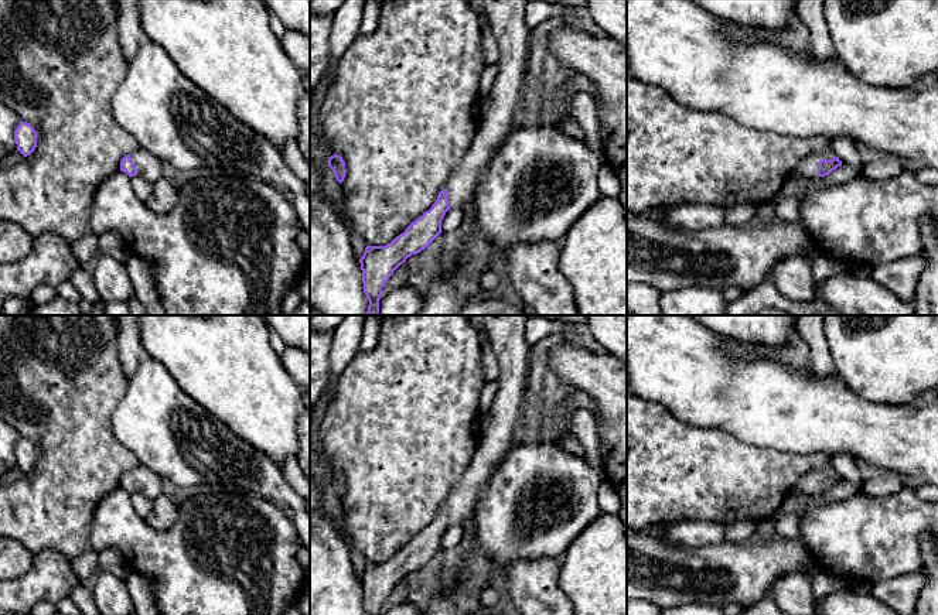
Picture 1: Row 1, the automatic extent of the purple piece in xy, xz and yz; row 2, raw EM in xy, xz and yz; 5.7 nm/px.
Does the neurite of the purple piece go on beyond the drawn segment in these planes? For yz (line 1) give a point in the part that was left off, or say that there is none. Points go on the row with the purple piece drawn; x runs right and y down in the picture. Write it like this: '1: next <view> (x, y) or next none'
1: next yz (807, 168)

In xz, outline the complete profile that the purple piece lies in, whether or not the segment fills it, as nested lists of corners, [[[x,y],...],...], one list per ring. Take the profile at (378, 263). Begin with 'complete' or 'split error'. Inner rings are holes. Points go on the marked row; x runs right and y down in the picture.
split error; [[[482,0],[488,23],[499,47],[498,74],[491,89],[491,103],[481,110],[480,123],[474,140],[465,154],[461,157],[457,170],[439,192],[437,201],[412,222],[403,233],[396,236],[385,246],[366,246],[359,259],[362,270],[364,293],[369,301],[366,315],[379,315],[379,300],[382,287],[393,274],[393,271],[406,262],[412,254],[424,250],[443,230],[441,221],[450,209],[464,209],[473,201],[473,194],[477,187],[478,174],[485,163],[492,157],[495,148],[506,137],[511,127],[515,124],[514,109],[518,102],[518,93],[526,78],[526,61],[529,51],[529,27],[525,23],[525,10],[528,0]]]

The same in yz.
split error; [[[833,150],[819,154],[815,153],[808,156],[795,167],[789,180],[825,177],[840,165],[842,161],[835,156]]]

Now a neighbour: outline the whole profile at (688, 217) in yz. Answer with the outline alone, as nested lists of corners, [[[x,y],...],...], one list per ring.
[[[678,204],[665,208],[659,223],[682,230],[703,230],[726,225],[726,209],[714,204]]]

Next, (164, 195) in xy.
[[[161,177],[153,184],[153,192],[146,201],[149,209],[154,213],[164,215],[170,212],[178,201],[178,188],[167,178]]]

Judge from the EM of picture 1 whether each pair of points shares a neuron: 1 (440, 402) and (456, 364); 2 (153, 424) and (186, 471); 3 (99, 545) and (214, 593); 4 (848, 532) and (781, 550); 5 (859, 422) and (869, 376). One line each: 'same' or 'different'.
1: same
2: same
3: same
4: different
5: different

